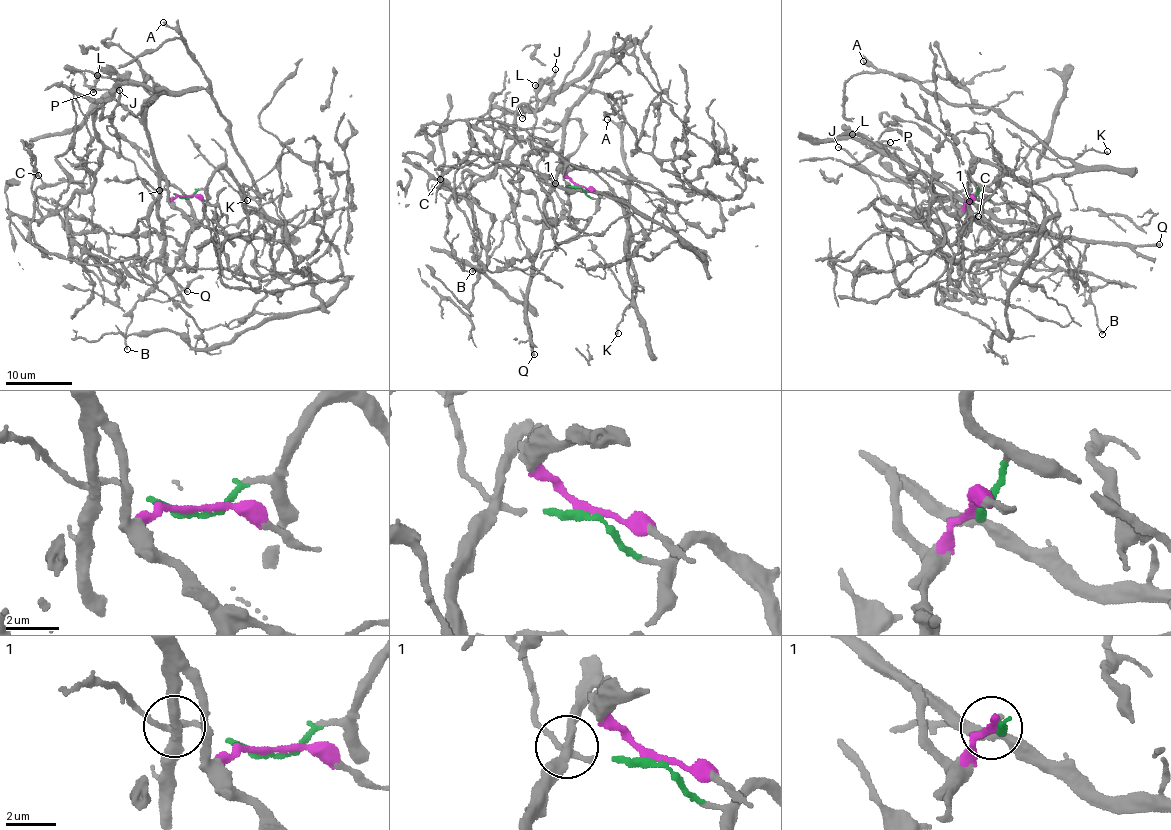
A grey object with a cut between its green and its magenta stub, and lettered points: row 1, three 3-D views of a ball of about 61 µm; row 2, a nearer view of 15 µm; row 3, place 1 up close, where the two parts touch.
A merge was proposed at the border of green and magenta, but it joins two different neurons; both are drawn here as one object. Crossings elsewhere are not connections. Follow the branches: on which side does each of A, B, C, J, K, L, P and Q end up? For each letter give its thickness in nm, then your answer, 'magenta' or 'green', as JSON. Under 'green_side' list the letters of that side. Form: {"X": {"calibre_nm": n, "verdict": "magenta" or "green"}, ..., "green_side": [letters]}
{"A": {"calibre_nm": 180, "verdict": "green"}, "B": {"calibre_nm": 190, "verdict": "magenta"}, "C": {"calibre_nm": 160, "verdict": "magenta"}, "J": {"calibre_nm": 180, "verdict": "magenta"}, "K": {"calibre_nm": 180, "verdict": "green"}, "L": {"calibre_nm": 260, "verdict": "magenta"}, "P": {"calibre_nm": 130, "verdict": "magenta"}, "Q": {"calibre_nm": 340, "verdict": "magenta"}, "green_side": ["A", "K"]}

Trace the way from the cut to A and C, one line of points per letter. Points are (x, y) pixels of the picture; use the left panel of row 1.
A: (185, 197), (225, 170), (242, 203), (259, 216), (254, 180), (210, 81), (163, 22)
C: (185, 197), (169, 198), (144, 118), (166, 91), (133, 83), (96, 109), (88, 189), (39, 225), (38, 175)

